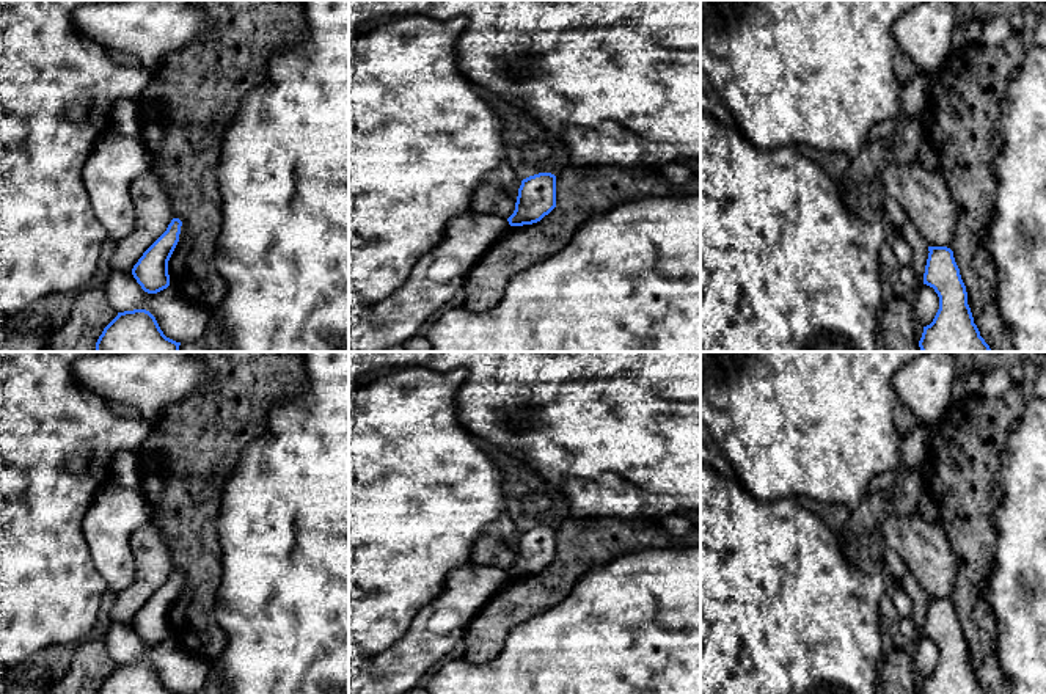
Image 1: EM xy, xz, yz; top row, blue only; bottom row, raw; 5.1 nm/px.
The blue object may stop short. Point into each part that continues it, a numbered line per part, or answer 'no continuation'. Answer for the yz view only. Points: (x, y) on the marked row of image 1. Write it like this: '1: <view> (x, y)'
no continuation

